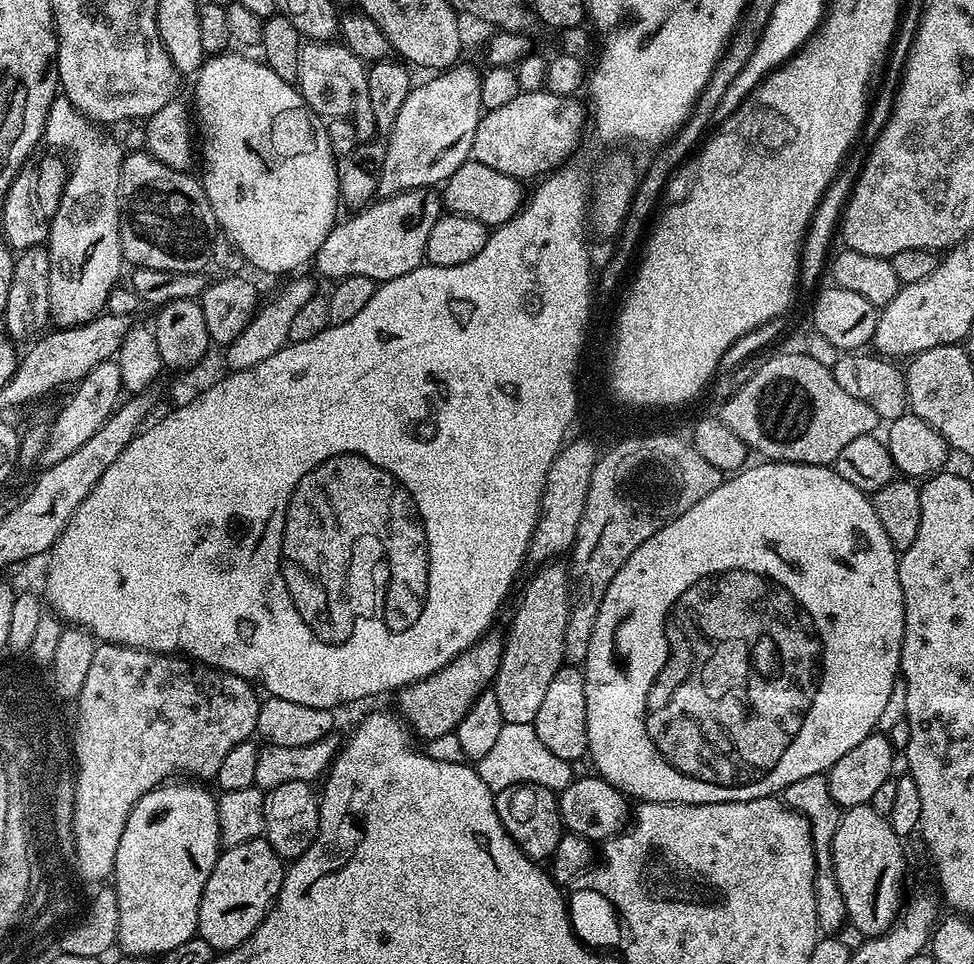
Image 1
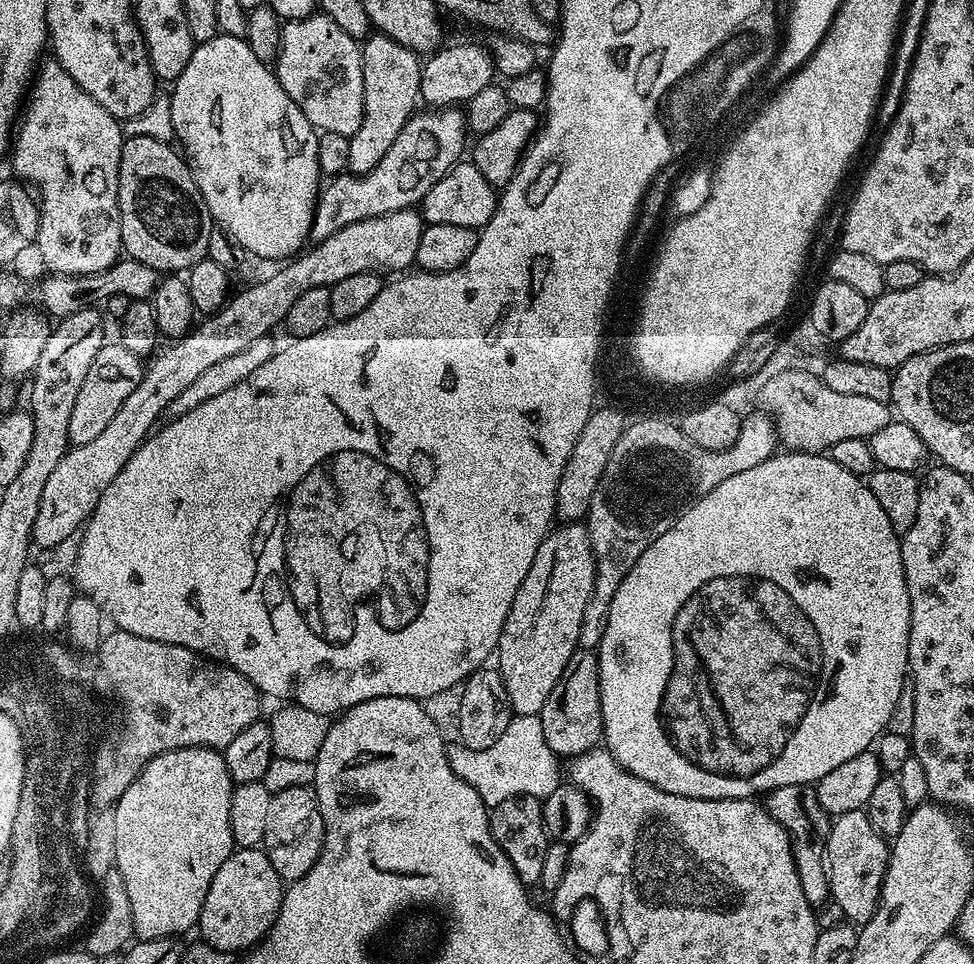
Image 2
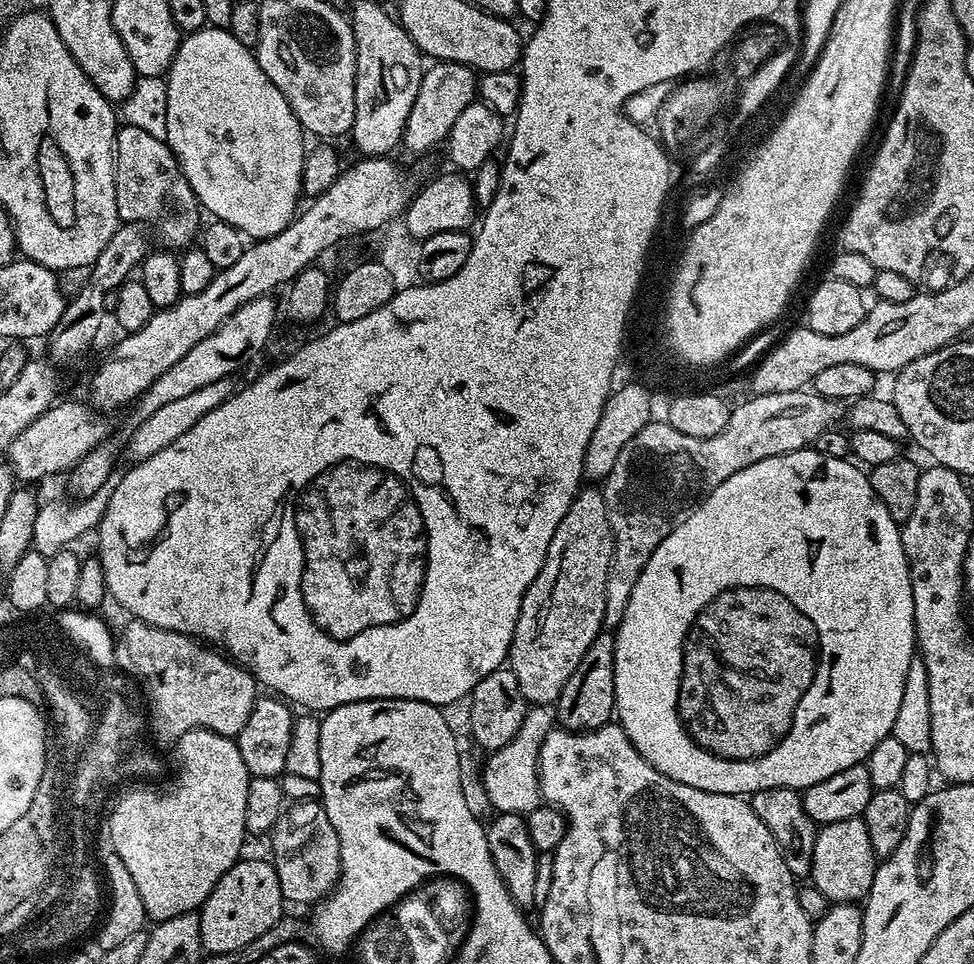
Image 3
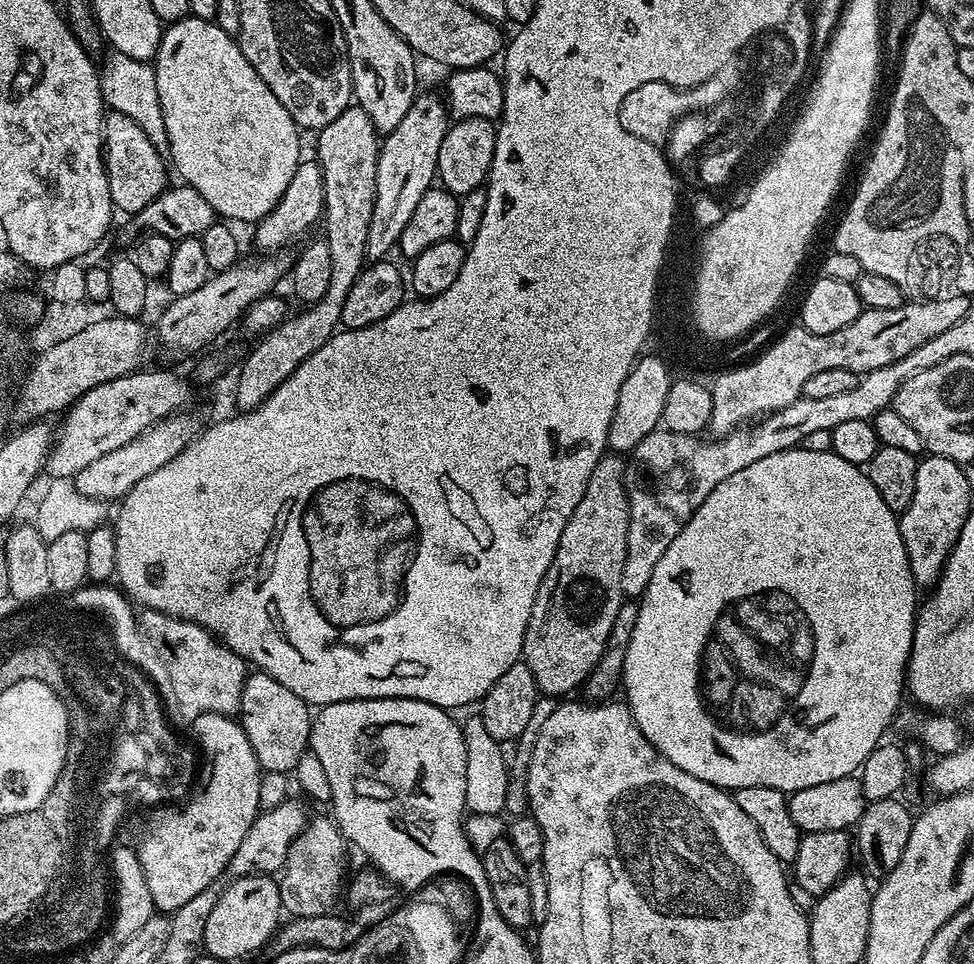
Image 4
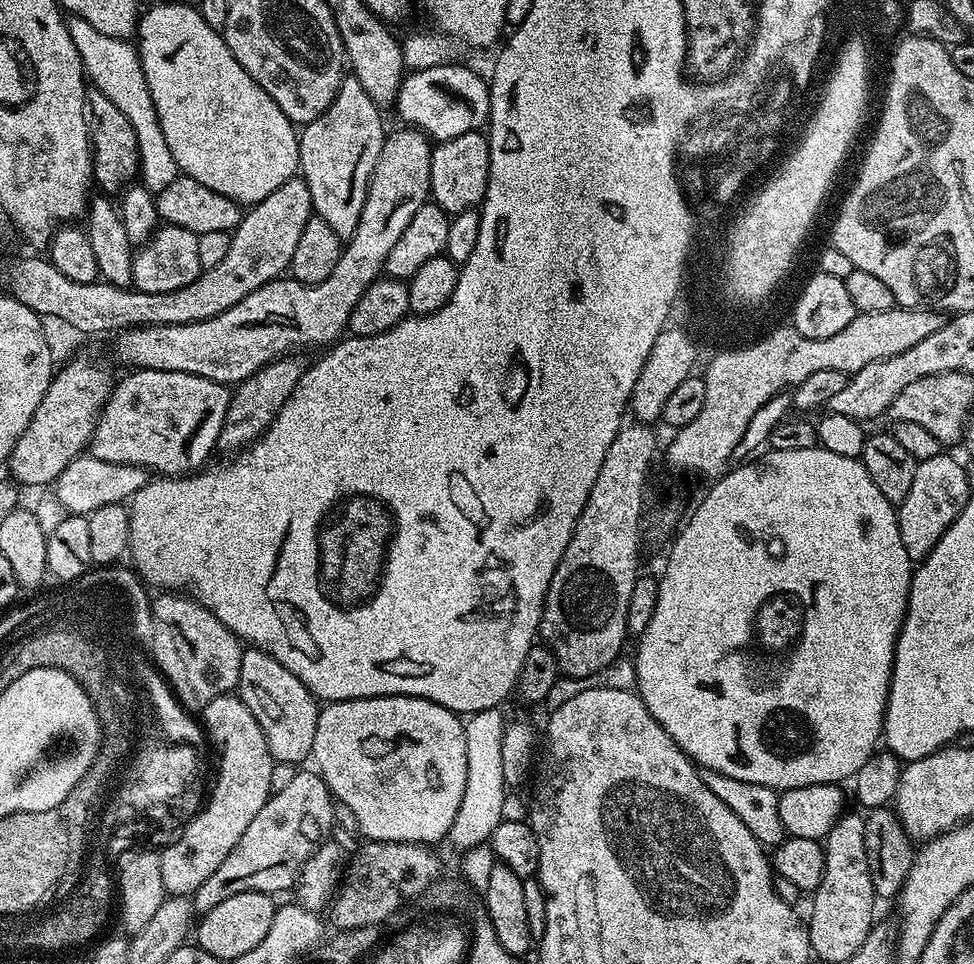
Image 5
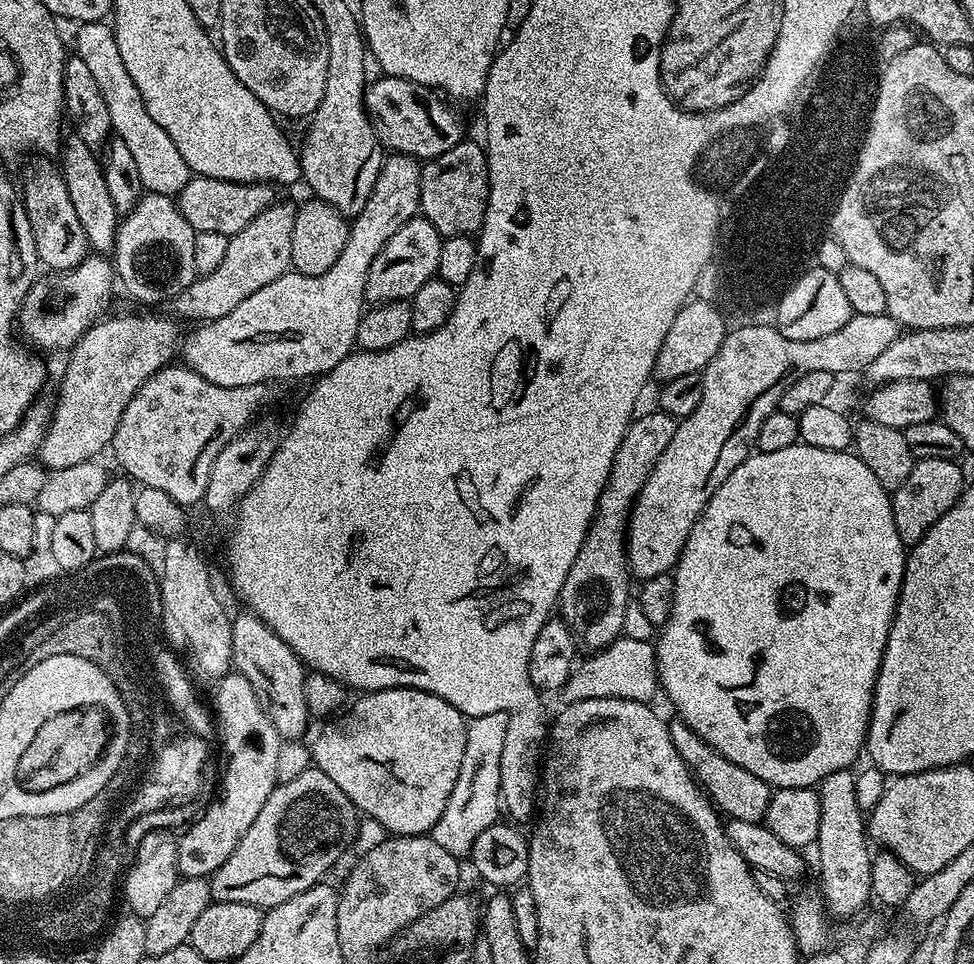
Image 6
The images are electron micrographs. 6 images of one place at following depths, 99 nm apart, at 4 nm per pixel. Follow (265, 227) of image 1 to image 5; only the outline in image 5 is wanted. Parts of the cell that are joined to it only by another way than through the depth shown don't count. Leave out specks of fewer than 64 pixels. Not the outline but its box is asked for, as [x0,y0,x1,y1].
[138,2,300,206]

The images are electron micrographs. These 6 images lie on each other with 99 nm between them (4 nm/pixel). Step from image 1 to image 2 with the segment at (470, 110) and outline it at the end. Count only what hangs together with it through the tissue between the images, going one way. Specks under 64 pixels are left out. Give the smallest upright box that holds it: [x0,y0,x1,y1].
[310,106,466,242]

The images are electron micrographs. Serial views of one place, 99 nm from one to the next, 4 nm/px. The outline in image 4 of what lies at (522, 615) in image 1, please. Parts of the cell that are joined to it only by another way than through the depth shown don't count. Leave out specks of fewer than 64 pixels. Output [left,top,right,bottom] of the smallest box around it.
[522,454,630,698]

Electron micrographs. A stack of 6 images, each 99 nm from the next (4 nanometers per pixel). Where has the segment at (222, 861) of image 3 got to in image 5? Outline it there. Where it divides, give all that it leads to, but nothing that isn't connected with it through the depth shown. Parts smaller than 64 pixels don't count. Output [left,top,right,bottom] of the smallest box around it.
[159,694,274,897]

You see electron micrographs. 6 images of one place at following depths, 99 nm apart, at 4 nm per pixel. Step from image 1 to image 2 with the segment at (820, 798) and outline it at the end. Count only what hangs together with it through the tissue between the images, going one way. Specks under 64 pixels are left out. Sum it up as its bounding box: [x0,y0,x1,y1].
[762,784,832,909]

